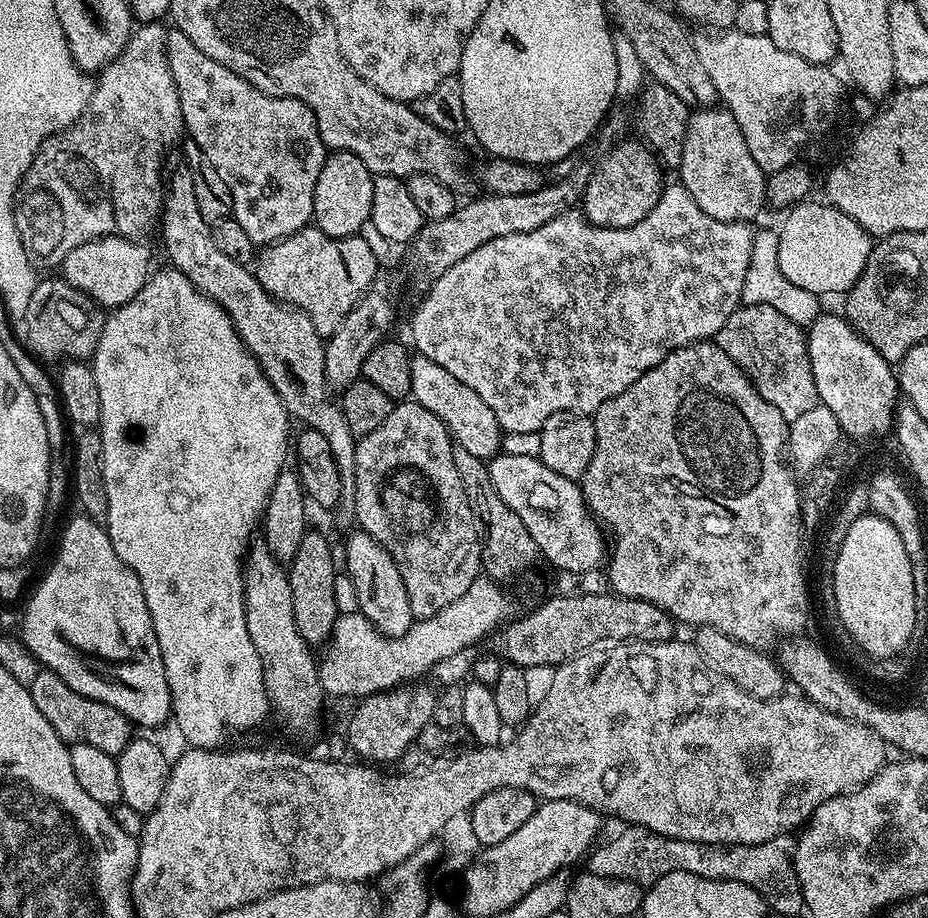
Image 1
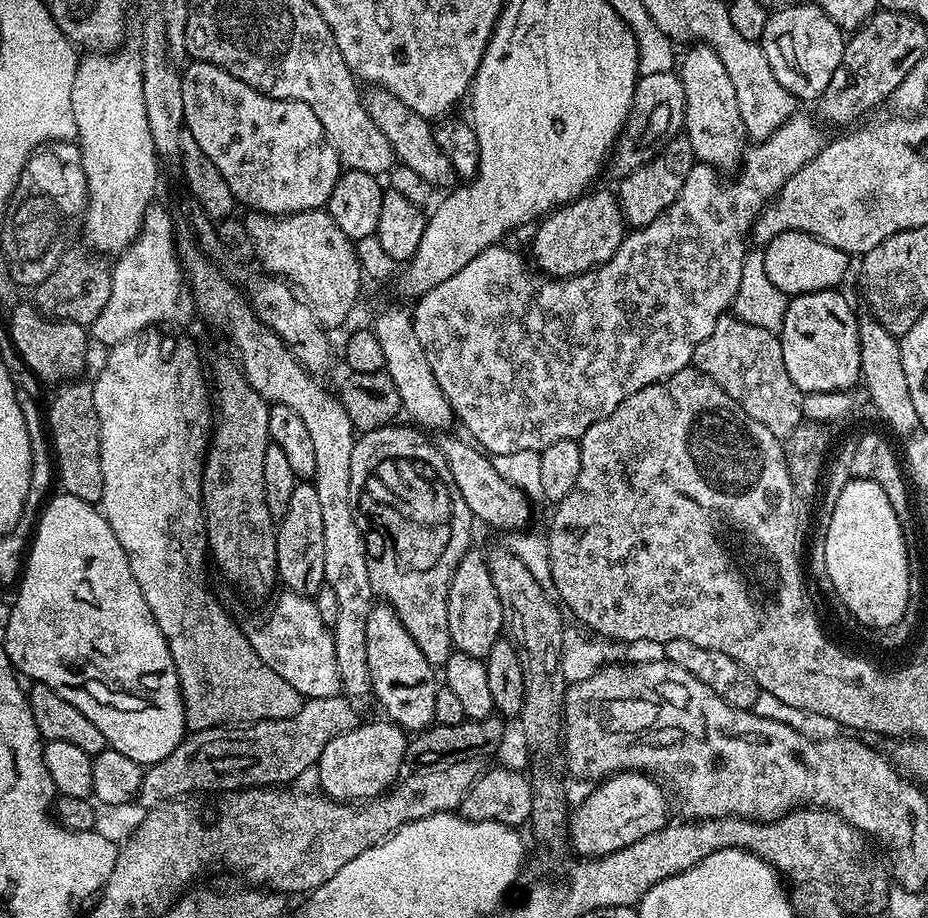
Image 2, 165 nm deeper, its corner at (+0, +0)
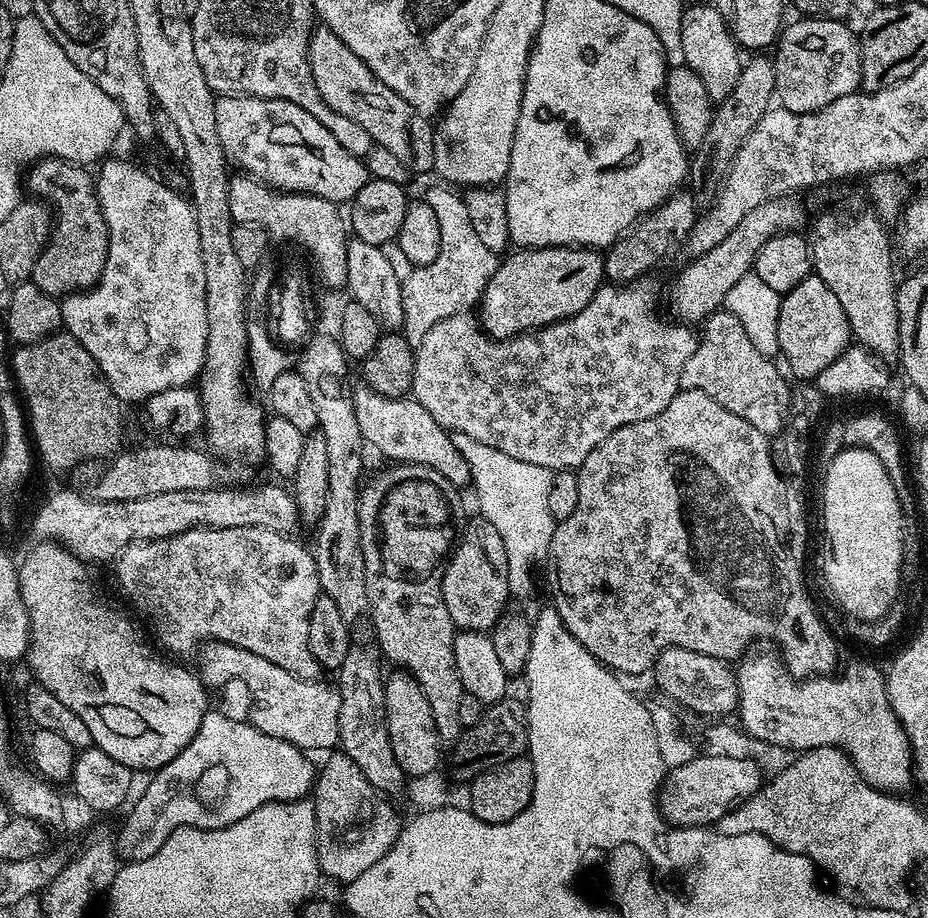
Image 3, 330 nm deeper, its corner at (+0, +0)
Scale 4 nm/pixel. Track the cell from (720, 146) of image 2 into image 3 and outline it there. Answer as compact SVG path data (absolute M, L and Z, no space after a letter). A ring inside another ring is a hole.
M702 2L689 3L682 14L682 54L685 65L702 78L702 86L706 86L706 94L710 94L714 102L726 99L730 90L734 90L740 77L742 52L732 36L725 13Z

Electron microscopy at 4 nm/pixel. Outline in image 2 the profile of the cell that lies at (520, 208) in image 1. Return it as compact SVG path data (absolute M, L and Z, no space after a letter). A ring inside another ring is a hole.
M675 71L640 76L636 81L628 123L624 125L622 139L614 152L614 160L616 156L616 164L621 168L621 173L627 174L645 163L644 151L648 144L663 146L672 137L681 135L685 110L686 90Z

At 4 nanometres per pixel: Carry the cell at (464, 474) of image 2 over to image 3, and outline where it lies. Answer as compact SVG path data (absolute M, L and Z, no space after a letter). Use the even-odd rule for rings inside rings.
M360 386L353 391L353 408L358 428L365 443L378 450L393 463L418 464L438 471L457 488L471 483L466 460L453 445L451 435L421 403L408 396L390 397L378 395L372 388Z

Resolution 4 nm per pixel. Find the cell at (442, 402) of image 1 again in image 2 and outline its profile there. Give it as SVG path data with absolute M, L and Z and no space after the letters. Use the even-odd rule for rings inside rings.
M392 304L381 310L375 322L372 322L372 329L381 343L385 371L394 379L394 386L402 398L403 413L406 416L408 414L413 419L411 421L421 429L449 431L449 427L456 422L455 412L430 370L430 362L427 361L425 350L422 349L418 334L414 331L411 313L406 308L404 310Z

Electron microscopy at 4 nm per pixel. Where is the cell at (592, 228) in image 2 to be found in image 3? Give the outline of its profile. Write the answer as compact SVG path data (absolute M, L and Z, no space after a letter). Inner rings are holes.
M558 246L509 251L479 298L481 328L492 339L508 339L572 317L594 298L605 280L604 258L595 248Z

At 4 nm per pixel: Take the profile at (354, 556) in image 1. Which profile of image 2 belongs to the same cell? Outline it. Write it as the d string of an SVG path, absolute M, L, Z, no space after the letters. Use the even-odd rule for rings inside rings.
M383 602L373 603L370 619L366 622L366 660L372 679L371 695L380 699L380 704L384 707L383 715L409 734L423 732L425 728L432 727L434 698L438 687L437 669L426 658L426 654L418 650L418 642L414 642L414 638L410 638L410 630L402 626L402 618L398 618L396 611Z

